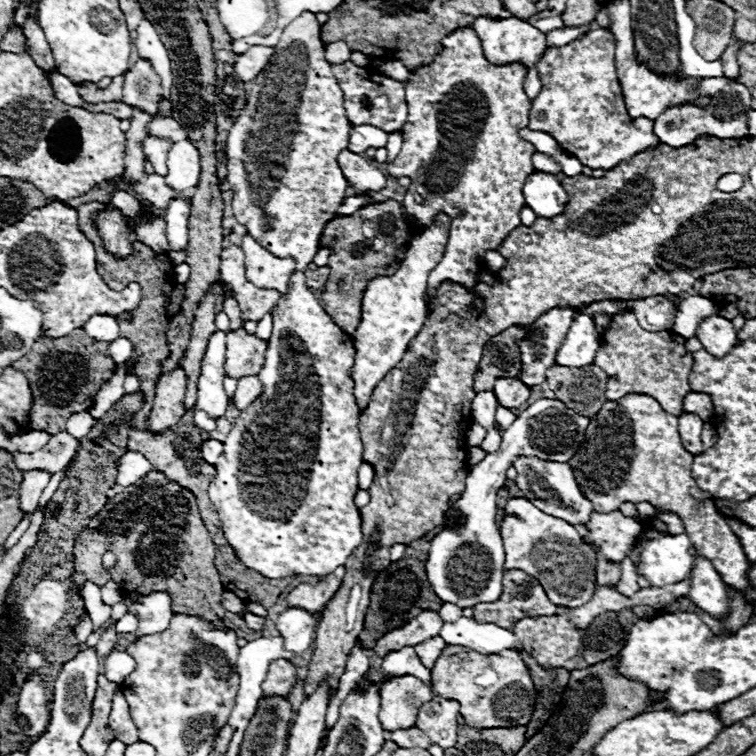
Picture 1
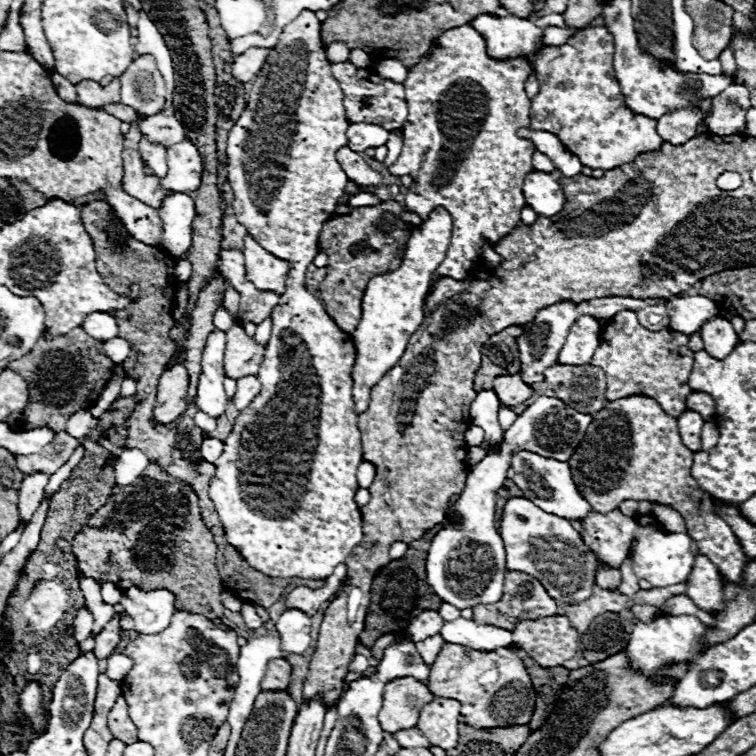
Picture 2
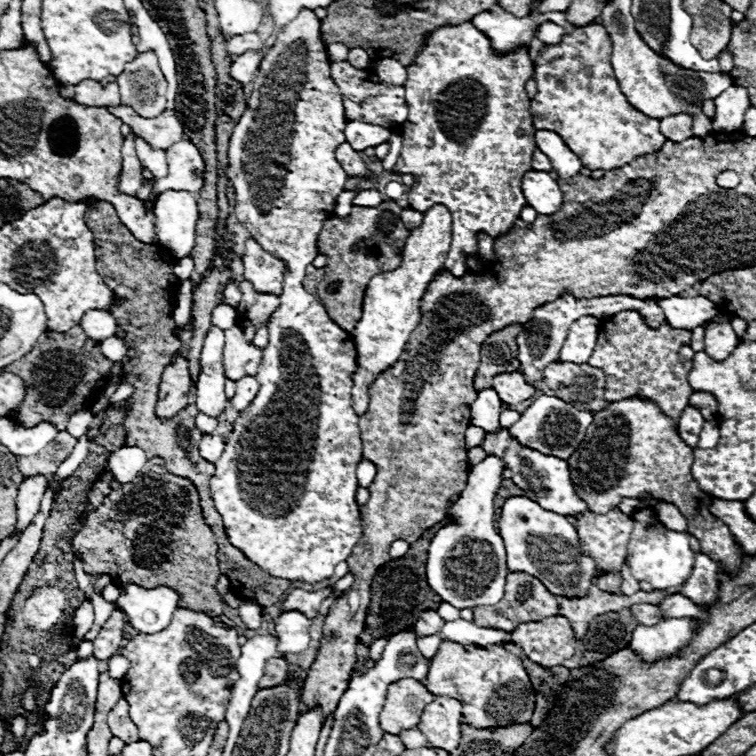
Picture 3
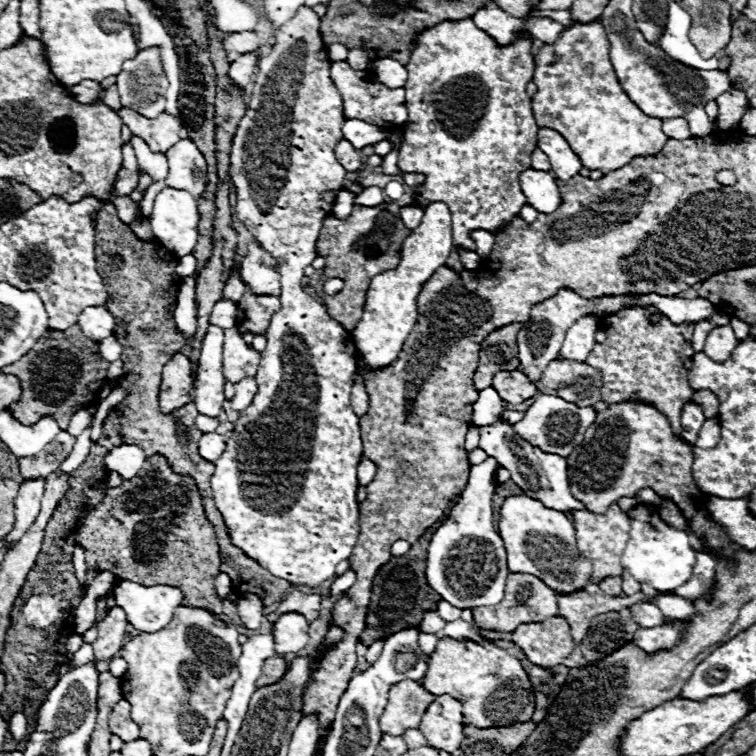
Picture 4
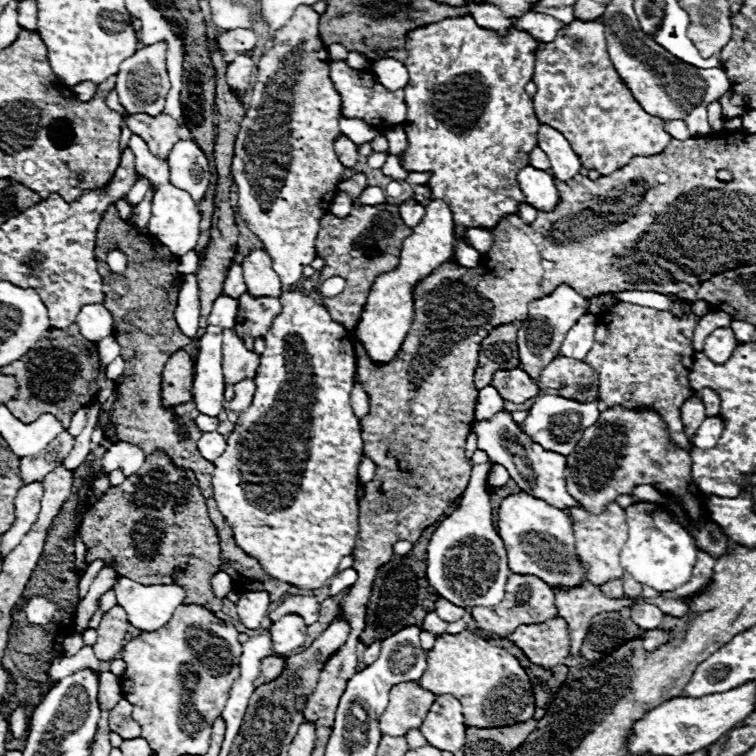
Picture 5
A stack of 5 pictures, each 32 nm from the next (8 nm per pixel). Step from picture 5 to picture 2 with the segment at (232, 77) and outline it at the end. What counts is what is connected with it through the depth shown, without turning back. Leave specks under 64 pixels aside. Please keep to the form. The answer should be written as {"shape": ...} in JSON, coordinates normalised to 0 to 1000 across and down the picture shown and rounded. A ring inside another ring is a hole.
{"shape":[[[331,63],[323,71],[312,74],[312,79],[307,85],[310,103],[320,106],[320,108],[331,108],[341,98],[341,93],[347,90],[344,85],[349,85],[352,74],[354,74],[352,63]]]}

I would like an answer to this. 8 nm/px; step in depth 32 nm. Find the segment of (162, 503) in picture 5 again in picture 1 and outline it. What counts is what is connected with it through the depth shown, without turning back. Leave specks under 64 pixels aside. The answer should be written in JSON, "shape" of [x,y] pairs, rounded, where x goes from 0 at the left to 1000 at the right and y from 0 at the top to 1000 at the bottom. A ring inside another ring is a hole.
{"shape":[[[201,619],[185,638],[167,643],[159,653],[146,659],[130,683],[124,683],[103,706],[98,714],[98,770],[108,778],[114,767],[122,767],[130,775],[138,775],[143,767],[153,767],[164,783],[169,778],[183,783],[220,780],[230,788],[230,810],[262,812],[267,810],[267,799],[262,799],[257,786],[249,786],[246,780],[265,780],[267,794],[272,794],[272,804],[278,804],[278,799],[283,799],[283,794],[296,783],[283,749],[283,733],[286,720],[265,685],[259,656]],[[143,728],[151,730],[156,741],[151,754],[140,754],[135,749],[135,735]]]}

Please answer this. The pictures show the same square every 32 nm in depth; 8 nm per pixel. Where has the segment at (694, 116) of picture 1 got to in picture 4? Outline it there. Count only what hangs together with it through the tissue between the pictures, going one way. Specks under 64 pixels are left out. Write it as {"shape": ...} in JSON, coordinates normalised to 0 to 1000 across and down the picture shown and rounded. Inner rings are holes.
{"shape":[[[966,116],[960,119],[960,124],[950,127],[950,169],[952,172],[968,172],[974,161],[981,159],[984,148],[989,146],[989,138],[987,138],[987,124],[984,122],[976,122],[974,116]],[[886,156],[886,159],[878,159],[878,175],[886,180],[886,183],[894,183],[894,185],[907,185],[913,183],[913,172],[910,172],[910,161],[905,156]]]}

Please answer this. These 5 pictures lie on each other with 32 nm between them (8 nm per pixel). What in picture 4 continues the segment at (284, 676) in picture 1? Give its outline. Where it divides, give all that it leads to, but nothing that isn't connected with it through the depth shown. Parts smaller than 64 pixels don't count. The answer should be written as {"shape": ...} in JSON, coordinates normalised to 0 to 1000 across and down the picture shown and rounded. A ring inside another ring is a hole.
{"shape":[[[352,870],[349,873],[349,881],[347,881],[347,894],[339,899],[341,907],[349,907],[349,905],[360,905],[362,899],[370,899],[378,889],[378,873],[376,870]]]}

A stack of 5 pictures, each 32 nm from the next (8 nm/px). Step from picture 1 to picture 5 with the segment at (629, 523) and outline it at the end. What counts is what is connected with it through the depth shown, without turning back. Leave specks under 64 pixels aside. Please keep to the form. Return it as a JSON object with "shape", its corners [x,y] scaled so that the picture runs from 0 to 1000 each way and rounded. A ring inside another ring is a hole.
{"shape":[[[807,664],[794,680],[780,680],[772,672],[751,672],[749,677],[757,688],[757,701],[762,712],[762,735],[778,751],[772,765],[786,775],[796,775],[804,767],[823,765],[825,751],[820,749],[820,730],[831,714],[831,693],[825,675],[815,664]]]}

